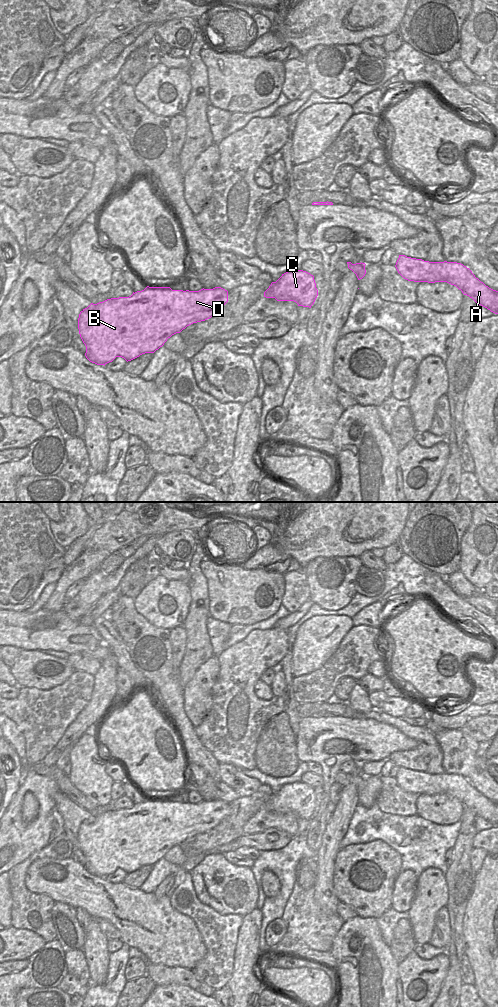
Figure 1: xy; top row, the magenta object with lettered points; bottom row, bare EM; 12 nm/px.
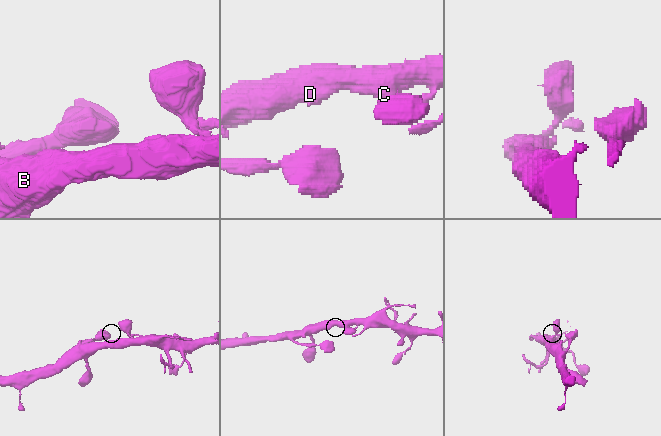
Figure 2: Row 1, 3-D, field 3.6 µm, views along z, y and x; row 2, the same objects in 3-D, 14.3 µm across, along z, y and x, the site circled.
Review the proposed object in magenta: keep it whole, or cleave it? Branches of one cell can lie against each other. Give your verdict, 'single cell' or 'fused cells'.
single cell

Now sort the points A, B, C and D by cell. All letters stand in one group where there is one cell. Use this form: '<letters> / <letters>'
A B C D

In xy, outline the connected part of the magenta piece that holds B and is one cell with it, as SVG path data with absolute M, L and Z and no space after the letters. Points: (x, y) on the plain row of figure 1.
M147 798L129 809L91 815L78 830L79 846L86 858L85 868L90 874L105 878L116 869L128 874L142 866L154 865L172 847L193 835L213 829L227 814L228 803L221 799L183 803Z

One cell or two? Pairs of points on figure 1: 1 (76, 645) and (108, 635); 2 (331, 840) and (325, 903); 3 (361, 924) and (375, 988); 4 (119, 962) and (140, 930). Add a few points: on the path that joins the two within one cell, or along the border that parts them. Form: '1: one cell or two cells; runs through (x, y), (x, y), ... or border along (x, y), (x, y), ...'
1: two cells; border along (93, 624), (111, 652)
2: one cell; runs through (325, 856), (324, 887)
3: one cell; runs through (371, 940), (372, 972)
4: two cells; border along (123, 942), (129, 947)

